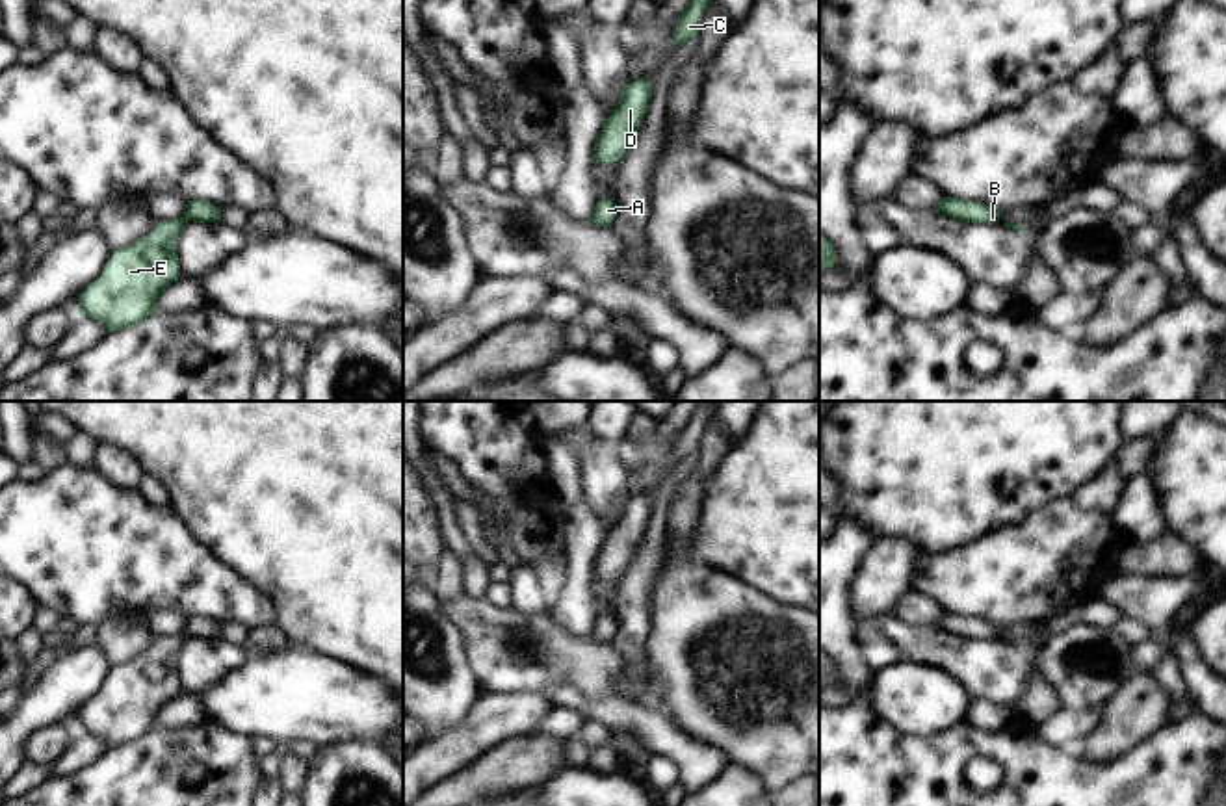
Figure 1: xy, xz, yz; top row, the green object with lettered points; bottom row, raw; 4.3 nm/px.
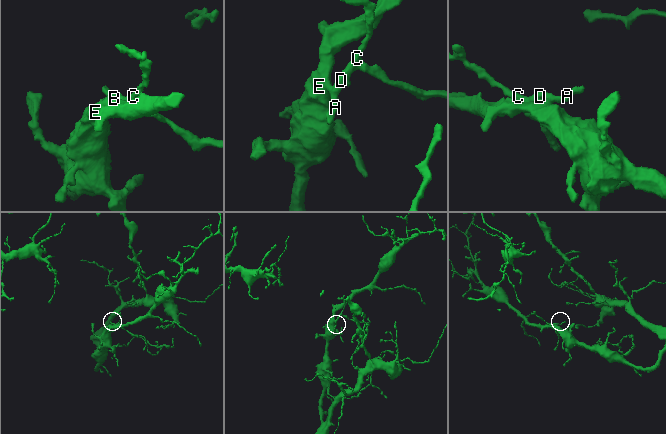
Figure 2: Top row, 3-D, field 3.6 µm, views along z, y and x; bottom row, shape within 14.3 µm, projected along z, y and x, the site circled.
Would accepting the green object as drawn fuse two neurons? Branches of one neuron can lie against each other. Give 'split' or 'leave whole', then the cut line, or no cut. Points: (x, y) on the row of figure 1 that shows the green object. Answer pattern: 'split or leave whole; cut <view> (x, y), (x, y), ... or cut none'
leave whole; cut none

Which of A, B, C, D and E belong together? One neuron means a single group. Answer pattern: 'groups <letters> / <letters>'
groups A B C D E

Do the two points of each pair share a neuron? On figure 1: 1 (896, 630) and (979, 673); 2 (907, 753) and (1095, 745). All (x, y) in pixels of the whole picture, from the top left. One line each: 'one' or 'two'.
1: one
2: two

